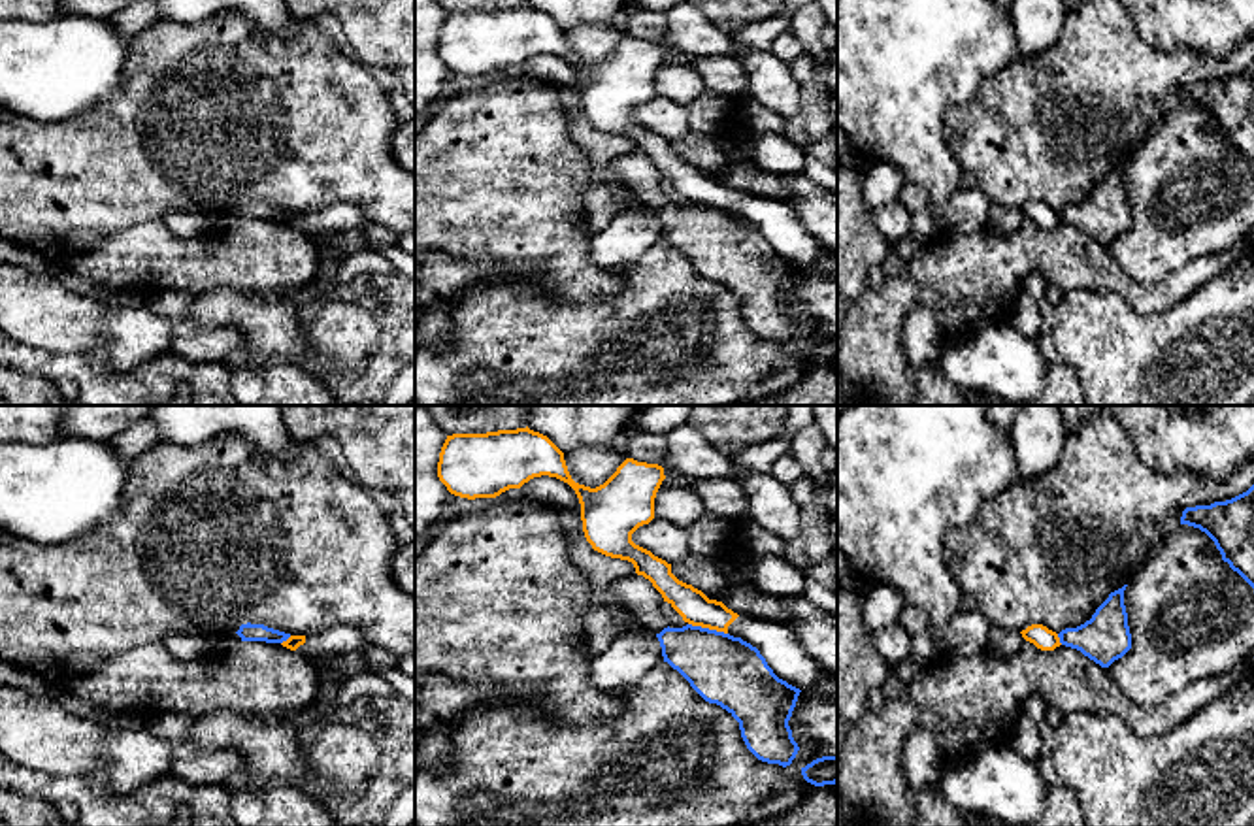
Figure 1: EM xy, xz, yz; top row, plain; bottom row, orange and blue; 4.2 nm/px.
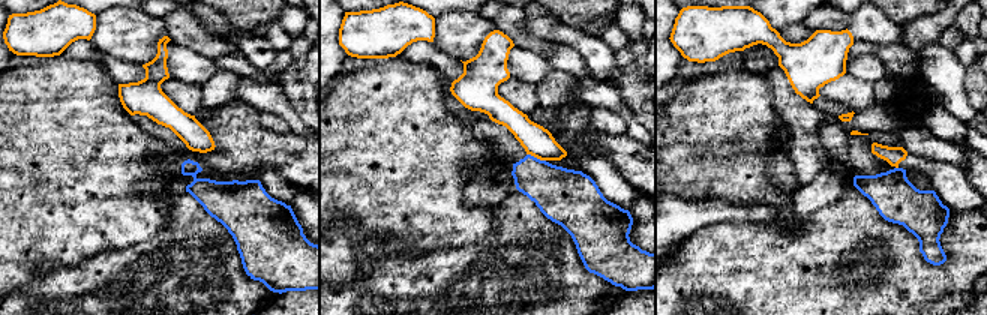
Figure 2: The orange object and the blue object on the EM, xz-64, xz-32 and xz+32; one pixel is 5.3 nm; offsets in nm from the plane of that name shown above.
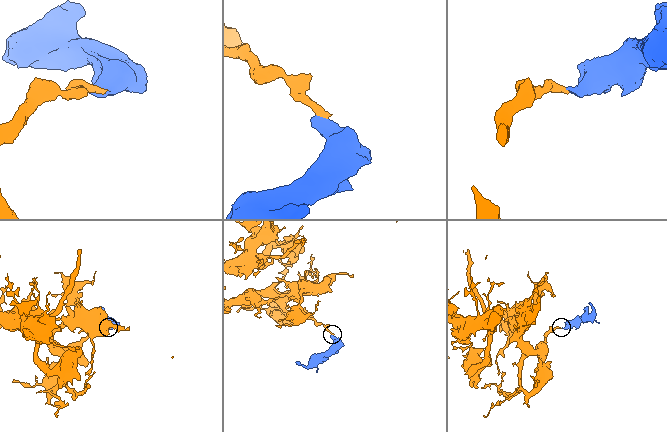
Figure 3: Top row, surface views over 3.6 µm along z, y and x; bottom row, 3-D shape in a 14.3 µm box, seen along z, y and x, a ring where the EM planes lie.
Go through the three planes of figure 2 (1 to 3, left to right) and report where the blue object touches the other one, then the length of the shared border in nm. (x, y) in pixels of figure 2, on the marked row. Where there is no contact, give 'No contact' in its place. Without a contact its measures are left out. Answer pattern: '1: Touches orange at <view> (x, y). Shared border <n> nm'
1: No contact
2: Touches orange at xz-32 (536, 156). Shared border 110 nm
3: No contact

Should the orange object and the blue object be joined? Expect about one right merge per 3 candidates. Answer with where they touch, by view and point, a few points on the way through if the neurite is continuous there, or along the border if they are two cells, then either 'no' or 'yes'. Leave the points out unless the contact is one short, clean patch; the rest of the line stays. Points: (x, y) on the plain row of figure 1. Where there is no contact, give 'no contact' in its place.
meets orange in xz at (708, 204); border along xz (689, 200), (726, 212); no

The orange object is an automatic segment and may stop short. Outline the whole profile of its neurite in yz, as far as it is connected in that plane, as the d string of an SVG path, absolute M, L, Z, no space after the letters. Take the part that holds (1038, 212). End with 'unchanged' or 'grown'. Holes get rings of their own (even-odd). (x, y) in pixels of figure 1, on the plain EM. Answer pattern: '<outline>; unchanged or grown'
M1031 202L1020 211L1026 219L1033 221L1041 228L1054 228L1062 223L1058 211L1043 202Z; unchanged

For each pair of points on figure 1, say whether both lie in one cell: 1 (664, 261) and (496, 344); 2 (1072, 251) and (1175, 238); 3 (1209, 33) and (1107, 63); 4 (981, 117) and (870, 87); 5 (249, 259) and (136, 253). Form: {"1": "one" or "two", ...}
{"1": "one", "2": "two", "3": "two", "4": "two", "5": "one"}

